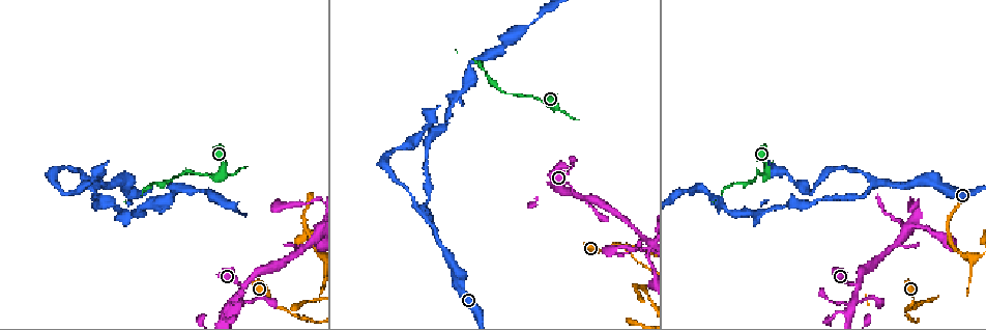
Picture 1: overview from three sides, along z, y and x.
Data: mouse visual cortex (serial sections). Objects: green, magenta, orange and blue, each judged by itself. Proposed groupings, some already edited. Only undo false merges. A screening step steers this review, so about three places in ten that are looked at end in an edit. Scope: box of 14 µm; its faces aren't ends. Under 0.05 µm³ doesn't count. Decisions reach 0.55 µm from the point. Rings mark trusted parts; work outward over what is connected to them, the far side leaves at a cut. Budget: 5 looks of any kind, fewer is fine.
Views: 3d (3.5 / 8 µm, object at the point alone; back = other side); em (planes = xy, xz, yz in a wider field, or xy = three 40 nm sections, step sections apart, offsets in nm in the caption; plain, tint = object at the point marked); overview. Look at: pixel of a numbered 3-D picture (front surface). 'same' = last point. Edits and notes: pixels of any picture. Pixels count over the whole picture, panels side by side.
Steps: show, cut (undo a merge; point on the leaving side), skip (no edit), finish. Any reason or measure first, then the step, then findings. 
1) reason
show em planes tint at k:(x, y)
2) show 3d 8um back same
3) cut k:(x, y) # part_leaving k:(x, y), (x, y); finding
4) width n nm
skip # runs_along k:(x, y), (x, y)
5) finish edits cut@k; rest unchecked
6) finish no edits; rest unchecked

branch point
show 3d 3.5um at 1:(905, 311)

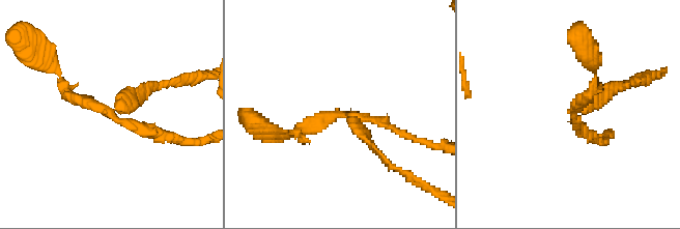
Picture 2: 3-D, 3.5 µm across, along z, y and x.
now the EM
show em planes tint at 2:(103, 111)

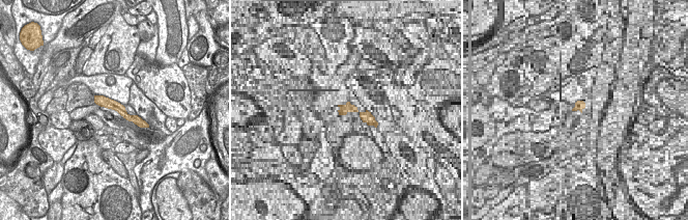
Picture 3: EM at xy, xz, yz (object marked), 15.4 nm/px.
show em xy step 5 tint same

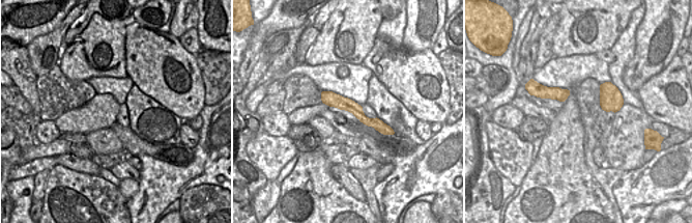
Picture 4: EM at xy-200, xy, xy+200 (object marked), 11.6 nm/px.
arm_widths 150, 150, 150 nm
skip # runs_along 2:(288, 136), (342, 115), (380, 158); continuous, no second cell

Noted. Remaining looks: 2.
sharp bend
show 3d 3.5um back at 1:(539, 100)

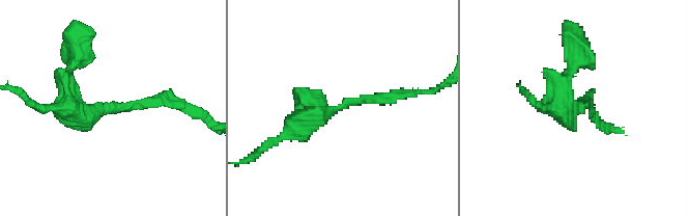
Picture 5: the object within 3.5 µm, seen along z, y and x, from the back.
arm_widths 150, 300 nm
show em xy step 3 tint at 5:(106, 110)

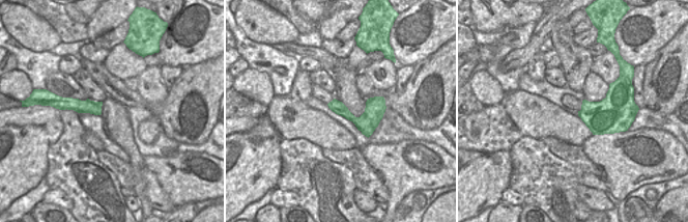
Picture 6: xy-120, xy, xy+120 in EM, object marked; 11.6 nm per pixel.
skip # runs_along 5:(298, 120), (346, 102), (406, 97); all the same cell

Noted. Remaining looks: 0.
finish no edits; rest unchecked

